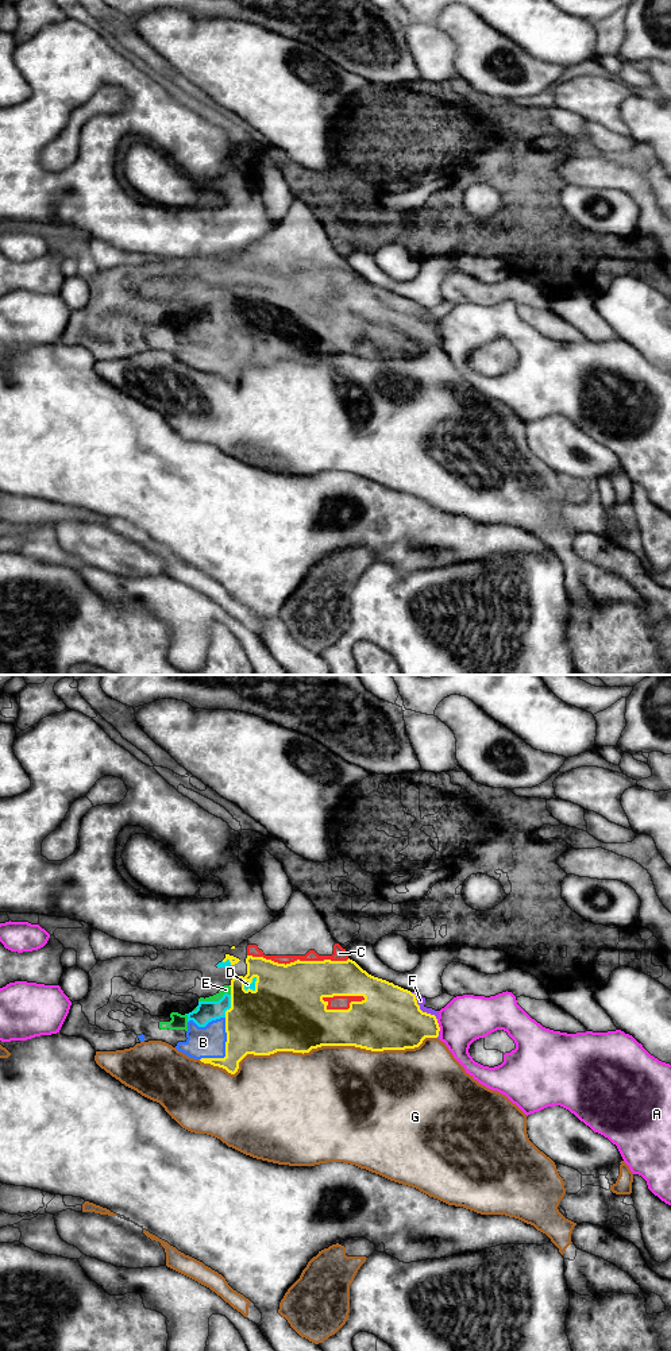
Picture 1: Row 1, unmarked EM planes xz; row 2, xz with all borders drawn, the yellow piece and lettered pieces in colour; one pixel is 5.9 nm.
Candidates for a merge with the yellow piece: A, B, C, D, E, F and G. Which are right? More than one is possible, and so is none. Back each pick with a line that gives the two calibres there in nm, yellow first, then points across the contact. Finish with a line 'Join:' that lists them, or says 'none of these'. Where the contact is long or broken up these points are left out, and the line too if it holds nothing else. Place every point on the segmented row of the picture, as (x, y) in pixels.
B: 380/190 nm
C: 420/80 nm
D: 400/130 nm
E: 380/50 nm
F: 380/50 nm
Join: B, C, D, E, F

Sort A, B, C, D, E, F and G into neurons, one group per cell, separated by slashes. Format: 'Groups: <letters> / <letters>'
Groups: A / B C D E F / G

